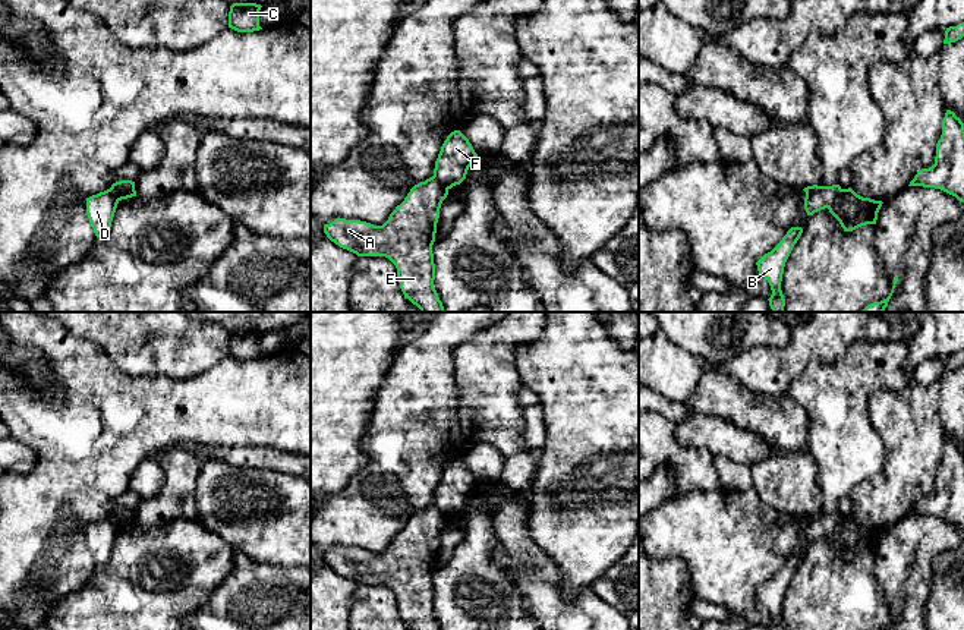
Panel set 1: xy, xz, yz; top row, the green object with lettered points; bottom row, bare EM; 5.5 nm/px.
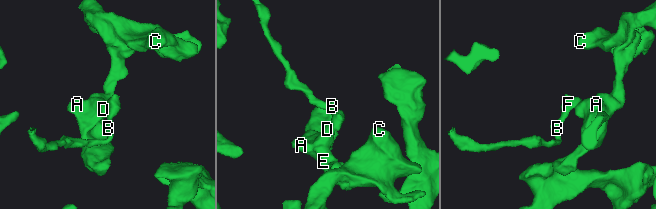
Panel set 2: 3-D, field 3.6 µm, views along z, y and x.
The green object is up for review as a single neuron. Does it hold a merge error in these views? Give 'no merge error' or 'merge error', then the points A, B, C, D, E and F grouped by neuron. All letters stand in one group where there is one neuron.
merge error; A C D E / B F

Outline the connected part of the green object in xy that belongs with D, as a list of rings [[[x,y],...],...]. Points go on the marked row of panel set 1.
[[[110,189],[86,198],[86,214],[97,237],[108,234],[117,204]]]

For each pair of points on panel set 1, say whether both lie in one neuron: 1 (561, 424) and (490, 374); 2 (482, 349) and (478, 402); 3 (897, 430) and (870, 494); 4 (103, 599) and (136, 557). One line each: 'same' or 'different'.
1: different
2: same
3: same
4: same

